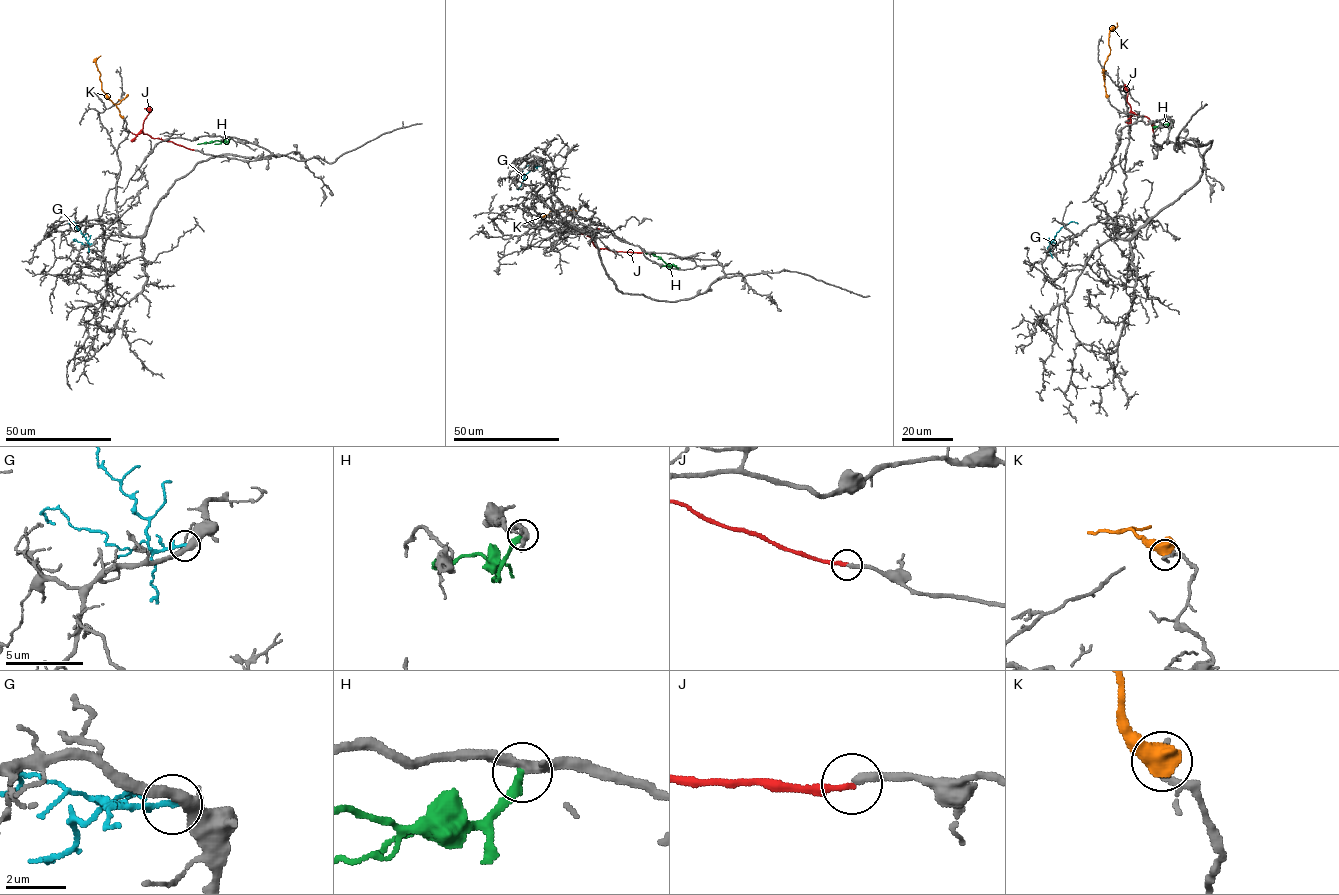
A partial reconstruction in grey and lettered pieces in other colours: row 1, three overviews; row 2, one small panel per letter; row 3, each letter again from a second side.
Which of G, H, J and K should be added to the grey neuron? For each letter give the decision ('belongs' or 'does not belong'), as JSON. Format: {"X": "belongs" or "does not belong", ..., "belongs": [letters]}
{"G": "does not belong", "H": "does not belong", "J": "belongs", "K": "does not belong", "belongs": ["J"]}

